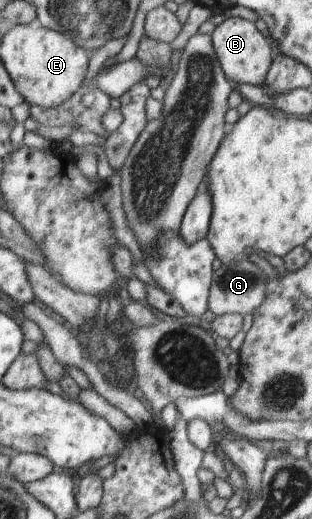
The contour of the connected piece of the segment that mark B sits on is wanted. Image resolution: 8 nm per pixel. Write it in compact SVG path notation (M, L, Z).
M229 17L214 27L210 38L217 61L221 63L222 72L233 86L237 83L247 83L261 87L264 84L270 65L273 64L272 57L270 57L272 53L270 53L270 45L266 43L266 39L254 27L254 22Z

